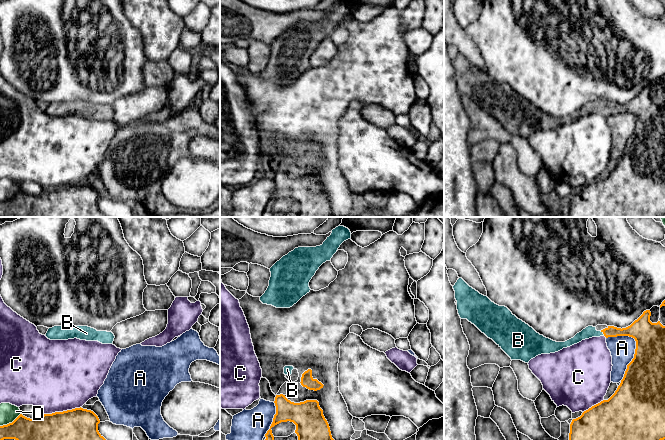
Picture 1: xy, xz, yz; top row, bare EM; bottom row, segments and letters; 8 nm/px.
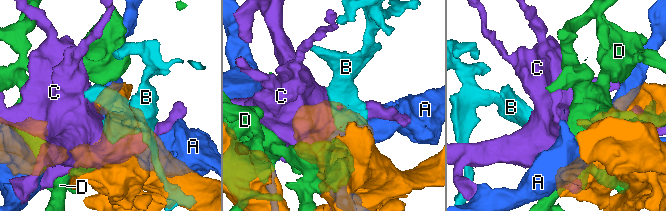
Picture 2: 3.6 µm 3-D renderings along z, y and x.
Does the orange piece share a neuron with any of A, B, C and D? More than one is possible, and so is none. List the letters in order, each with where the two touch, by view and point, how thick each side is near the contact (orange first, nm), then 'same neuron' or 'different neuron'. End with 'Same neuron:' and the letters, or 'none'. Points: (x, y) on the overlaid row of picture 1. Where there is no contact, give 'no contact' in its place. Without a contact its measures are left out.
A: meets orange in yz at (634, 357); 360 nm thick on the orange side, 200 nm on the other; different neuron
B: meets orange in yz at (603, 333); 110 nm thick on the orange side, 90 nm on the other; same neuron
C: meets orange in xy at (61, 412); 260 nm thick on the orange side, 480 nm on the other; different neuron
D: meets orange in xy at (10, 423); 190 nm thick on the orange side, 140 nm on the other; different neuron
Same neuron: B

